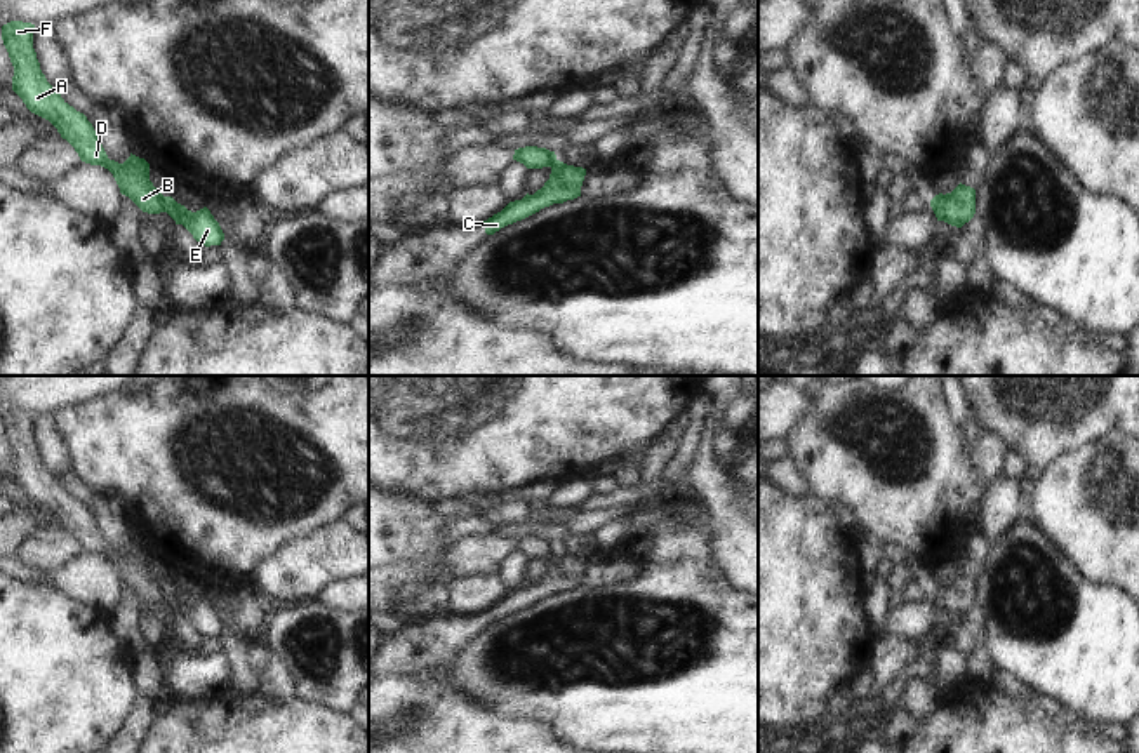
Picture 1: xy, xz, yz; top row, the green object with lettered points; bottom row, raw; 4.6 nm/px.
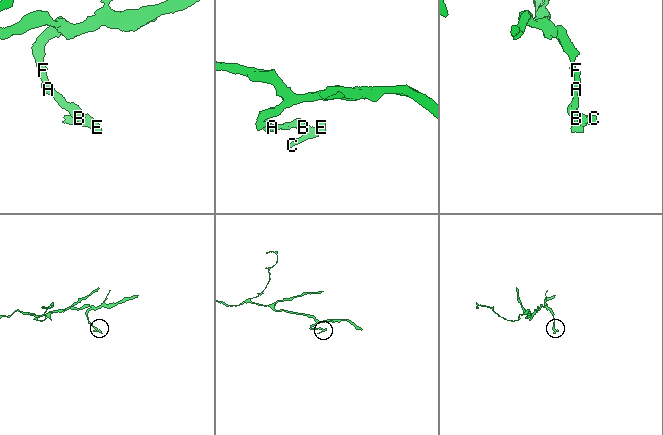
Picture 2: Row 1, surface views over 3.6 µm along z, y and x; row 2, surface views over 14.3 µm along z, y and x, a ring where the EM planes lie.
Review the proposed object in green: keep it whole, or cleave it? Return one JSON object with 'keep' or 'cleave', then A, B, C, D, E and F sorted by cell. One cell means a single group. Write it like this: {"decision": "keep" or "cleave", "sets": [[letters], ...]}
{"decision": "cleave", "sets": [["A", "B", "D", "F"], ["C", "E"]]}

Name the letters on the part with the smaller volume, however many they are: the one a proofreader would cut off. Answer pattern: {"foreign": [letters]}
{"foreign": ["C", "E"]}

